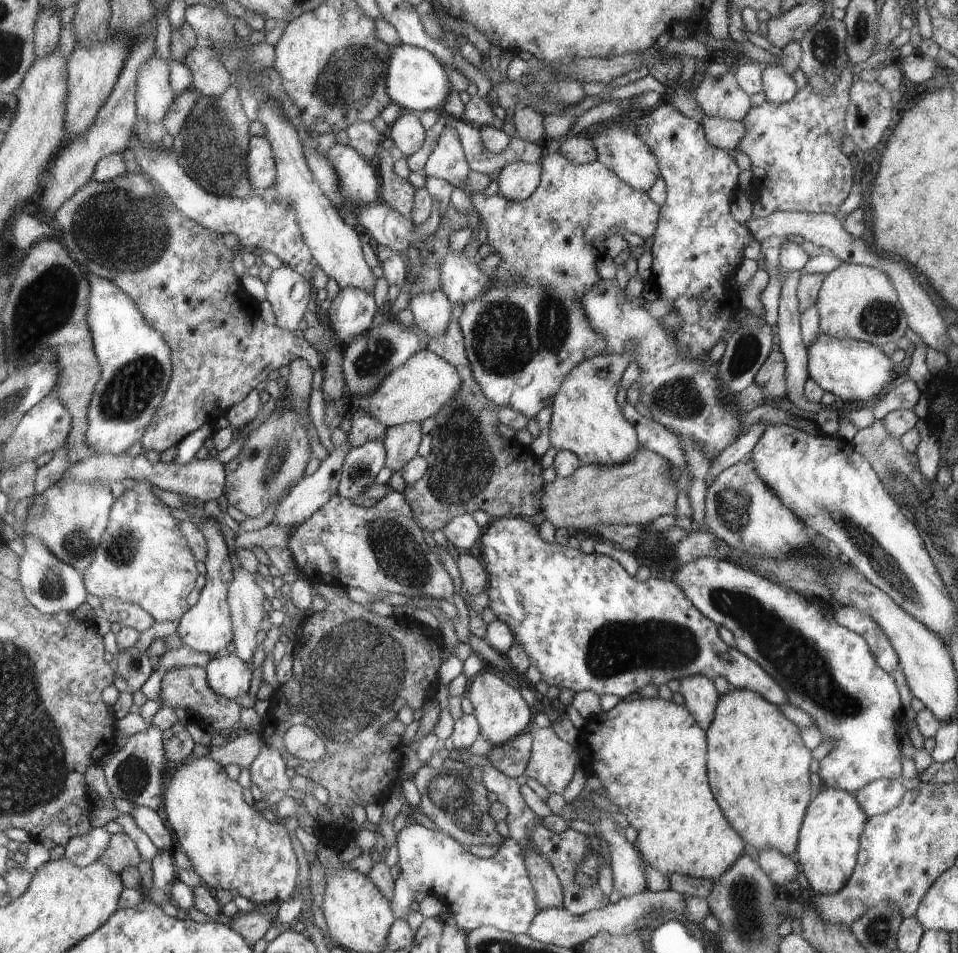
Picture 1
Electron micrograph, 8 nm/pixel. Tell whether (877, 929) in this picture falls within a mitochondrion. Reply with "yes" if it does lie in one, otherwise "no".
yes

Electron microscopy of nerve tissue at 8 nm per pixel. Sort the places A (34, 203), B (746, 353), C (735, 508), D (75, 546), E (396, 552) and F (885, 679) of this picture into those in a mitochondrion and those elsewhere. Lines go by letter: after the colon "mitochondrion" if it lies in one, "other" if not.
A: other
B: mitochondrion
C: mitochondrion
D: mitochondrion
E: mitochondrion
F: other

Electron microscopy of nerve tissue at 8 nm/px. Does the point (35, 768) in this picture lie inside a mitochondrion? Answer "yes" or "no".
yes

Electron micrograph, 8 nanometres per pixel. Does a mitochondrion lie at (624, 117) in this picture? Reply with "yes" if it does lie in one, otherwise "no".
no

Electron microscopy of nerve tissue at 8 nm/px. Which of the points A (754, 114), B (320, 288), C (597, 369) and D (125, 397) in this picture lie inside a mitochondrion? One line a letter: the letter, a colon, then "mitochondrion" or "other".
A: other
B: other
C: other
D: mitochondrion

